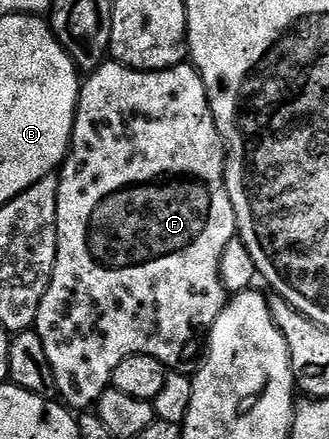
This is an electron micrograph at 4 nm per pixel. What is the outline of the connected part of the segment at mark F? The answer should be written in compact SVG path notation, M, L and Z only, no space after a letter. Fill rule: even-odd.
M107 60L89 75L81 83L78 91L78 107L76 108L76 116L74 117L74 131L70 137L70 152L66 155L66 161L60 167L60 177L58 178L58 199L56 200L56 232L58 233L58 247L56 248L56 264L54 271L50 277L48 288L44 292L44 300L40 300L40 308L38 315L34 321L33 329L37 330L40 336L40 344L44 344L44 356L48 356L48 364L52 368L52 376L54 377L53 389L58 390L57 397L71 411L86 412L97 403L98 398L105 390L111 389L110 381L112 380L112 372L116 372L116 364L120 364L120 360L124 360L128 356L136 356L143 354L144 356L156 356L156 360L160 360L168 368L178 368L182 362L182 357L186 354L186 349L194 342L194 337L198 333L209 331L210 325L220 316L220 312L226 308L228 295L225 288L222 287L222 281L218 275L220 268L220 256L224 252L224 248L228 248L228 244L235 241L238 233L238 225L236 224L236 216L232 208L232 200L226 191L226 147L223 143L220 132L214 123L214 114L210 111L208 104L208 96L206 89L202 83L202 77L193 65L183 64L181 66L173 66L170 70L132 70L128 66L122 66L119 62Z

